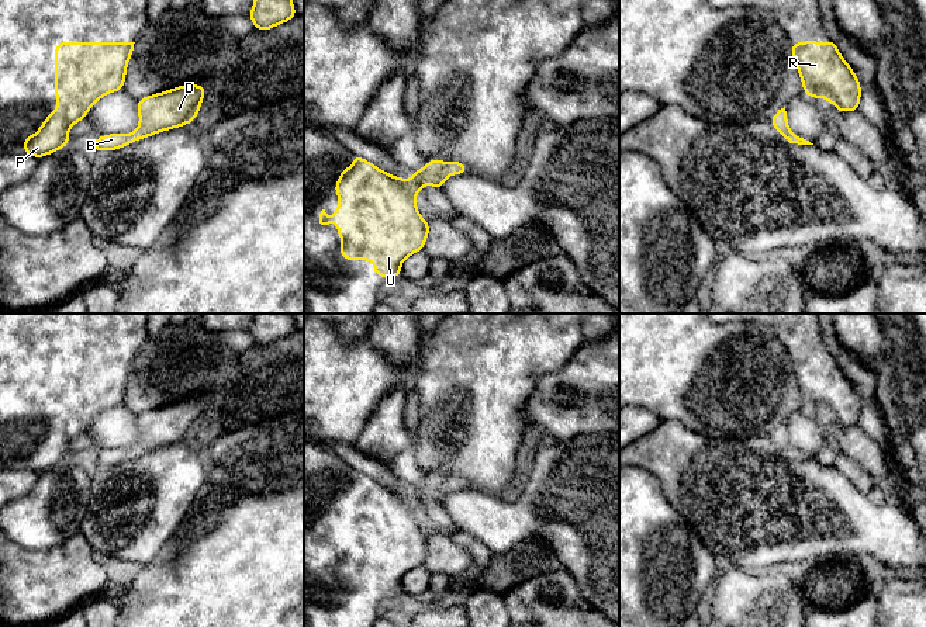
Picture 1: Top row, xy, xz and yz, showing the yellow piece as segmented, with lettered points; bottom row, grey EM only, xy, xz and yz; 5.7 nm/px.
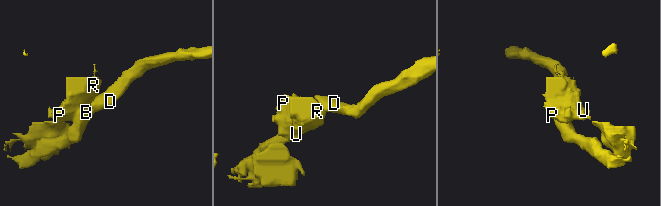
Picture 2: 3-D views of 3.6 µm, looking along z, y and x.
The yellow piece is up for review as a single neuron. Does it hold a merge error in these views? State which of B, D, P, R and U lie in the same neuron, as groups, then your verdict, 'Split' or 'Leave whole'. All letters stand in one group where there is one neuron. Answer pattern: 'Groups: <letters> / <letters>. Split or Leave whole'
Groups: B D P R U. Leave whole

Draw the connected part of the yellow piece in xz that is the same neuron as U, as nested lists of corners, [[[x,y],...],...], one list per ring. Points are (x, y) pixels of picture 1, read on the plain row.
[[[353,470],[353,479],[341,486],[334,505],[339,520],[331,533],[325,524],[319,529],[319,538],[329,540],[332,536],[341,551],[342,575],[370,575],[374,578],[376,592],[401,592],[402,576],[421,567],[432,540],[429,540],[417,523],[415,509],[425,499],[442,505],[443,496],[450,489],[464,489],[469,482],[462,477],[440,477],[431,474],[422,484],[414,486],[411,496],[388,489],[362,471]]]

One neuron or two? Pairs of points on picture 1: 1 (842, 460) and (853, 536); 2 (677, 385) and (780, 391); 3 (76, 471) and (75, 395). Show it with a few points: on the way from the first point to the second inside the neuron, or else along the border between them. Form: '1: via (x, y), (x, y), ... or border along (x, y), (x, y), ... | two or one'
1: border along (833, 466), (866, 494) | two
2: via (702, 385), (745, 385), (755, 390) | one
3: border along (69, 459), (40, 474) | two

